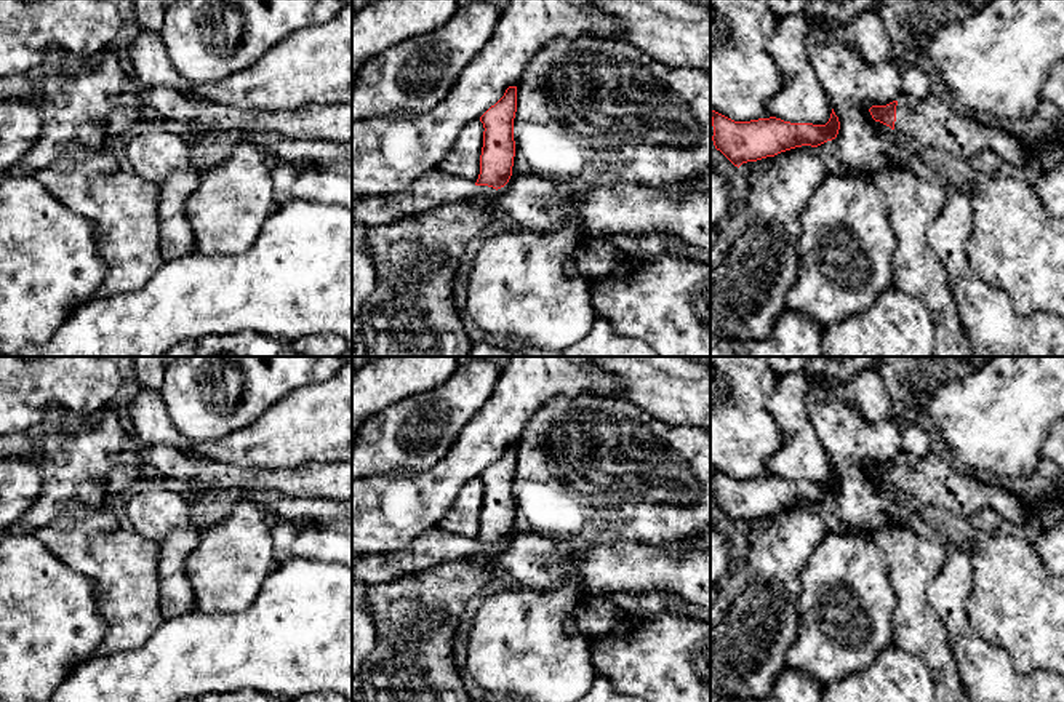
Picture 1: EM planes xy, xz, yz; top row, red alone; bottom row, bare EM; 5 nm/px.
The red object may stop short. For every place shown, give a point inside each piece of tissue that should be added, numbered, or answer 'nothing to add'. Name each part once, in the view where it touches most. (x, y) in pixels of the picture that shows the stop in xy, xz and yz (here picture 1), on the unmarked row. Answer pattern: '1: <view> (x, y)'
nothing to add

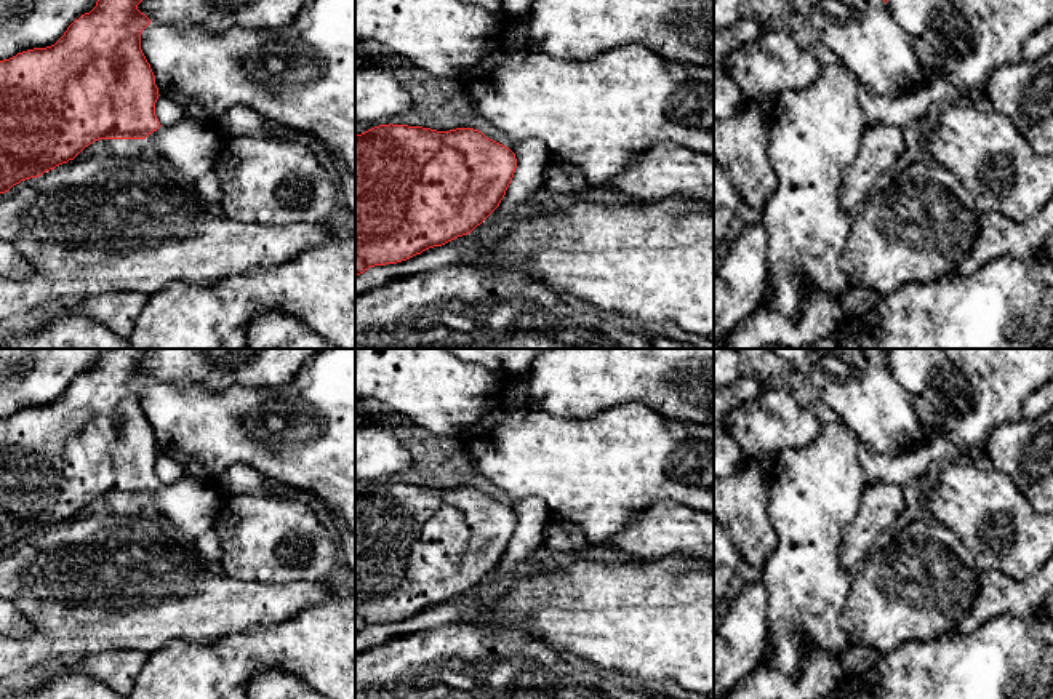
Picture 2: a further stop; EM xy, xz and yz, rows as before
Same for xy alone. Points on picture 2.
1: xy (191, 504)

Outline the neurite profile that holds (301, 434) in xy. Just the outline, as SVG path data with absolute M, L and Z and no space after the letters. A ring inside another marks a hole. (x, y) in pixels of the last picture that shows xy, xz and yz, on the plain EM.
M322 349L298 376L275 387L232 384L221 392L200 385L150 381L141 408L155 433L160 454L186 467L187 477L213 483L234 464L246 464L264 477L312 494L355 533L355 349Z

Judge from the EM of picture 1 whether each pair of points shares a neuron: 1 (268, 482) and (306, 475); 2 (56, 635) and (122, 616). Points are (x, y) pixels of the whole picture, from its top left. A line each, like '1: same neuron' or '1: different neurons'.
1: same neuron
2: different neurons

